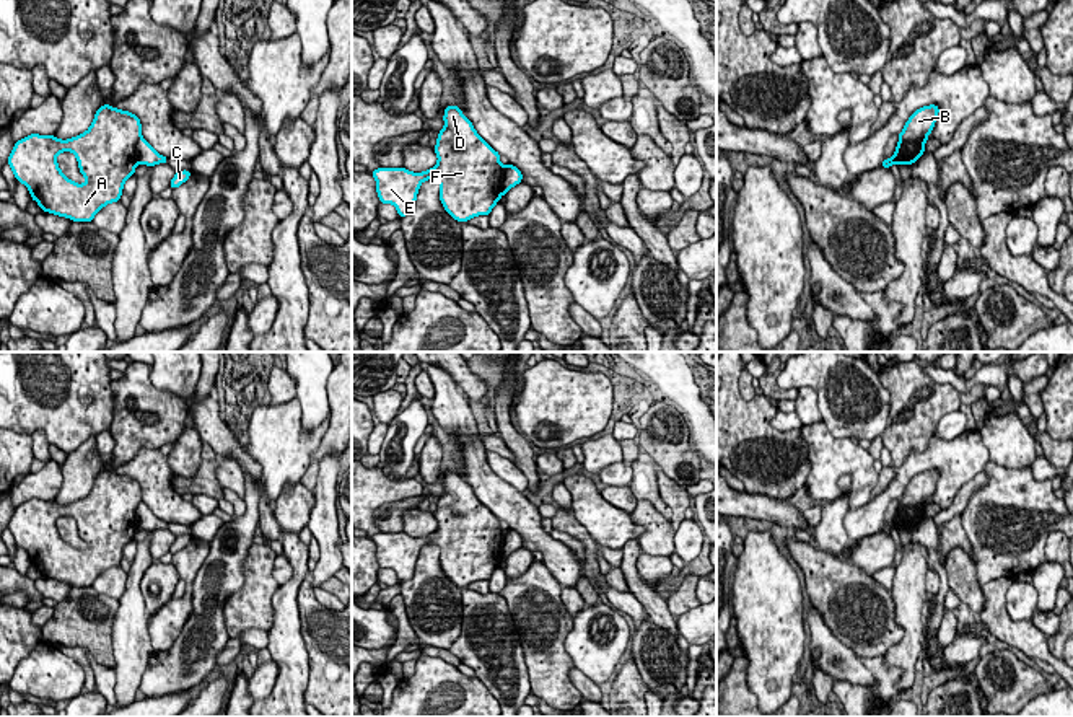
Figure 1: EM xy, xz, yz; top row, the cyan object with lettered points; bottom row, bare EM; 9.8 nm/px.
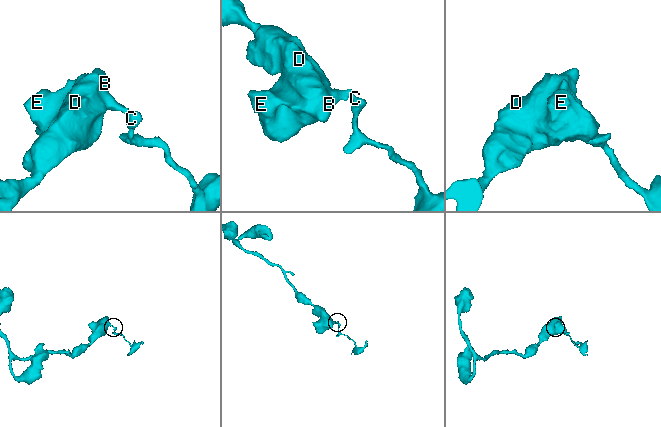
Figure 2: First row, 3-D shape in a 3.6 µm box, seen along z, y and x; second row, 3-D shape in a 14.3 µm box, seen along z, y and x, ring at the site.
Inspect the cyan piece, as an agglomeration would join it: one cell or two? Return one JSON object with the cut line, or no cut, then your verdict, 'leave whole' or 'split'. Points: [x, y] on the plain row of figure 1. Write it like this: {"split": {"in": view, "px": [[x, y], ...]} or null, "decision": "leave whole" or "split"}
{"split": {"in": "yz", "px": [[901, 509], [912, 507], [920, 515]]}, "decision": "split"}

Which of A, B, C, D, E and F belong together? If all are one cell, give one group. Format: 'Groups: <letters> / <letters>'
Groups: A B D E F / C

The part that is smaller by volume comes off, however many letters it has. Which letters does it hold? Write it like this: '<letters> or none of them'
C

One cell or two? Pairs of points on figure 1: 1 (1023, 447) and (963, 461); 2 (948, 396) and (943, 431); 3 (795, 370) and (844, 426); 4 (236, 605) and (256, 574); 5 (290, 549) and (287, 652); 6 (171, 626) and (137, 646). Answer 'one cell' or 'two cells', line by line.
1: two cells
2: two cells
3: one cell
4: one cell
5: one cell
6: two cells

